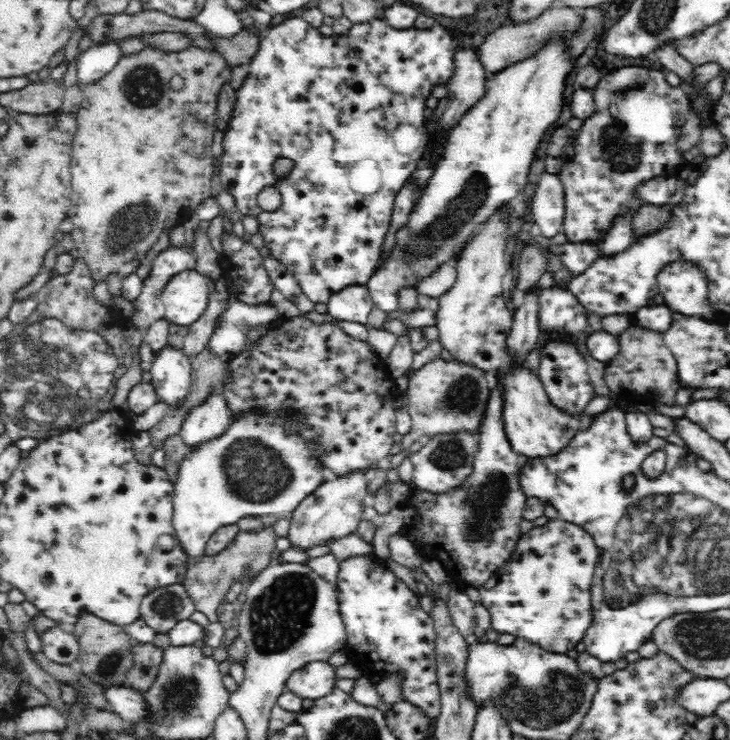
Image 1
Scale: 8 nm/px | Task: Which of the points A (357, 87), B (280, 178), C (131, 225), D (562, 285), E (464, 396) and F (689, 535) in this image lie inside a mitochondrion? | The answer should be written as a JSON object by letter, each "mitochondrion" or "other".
{"A":"other","B":"other","C":"mitochondrion","D":"other","E":"mitochondrion","F":"mitochondrion"}

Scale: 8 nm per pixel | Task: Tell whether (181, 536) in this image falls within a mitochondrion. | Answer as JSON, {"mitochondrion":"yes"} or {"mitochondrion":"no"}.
{"mitochondrion":"no"}

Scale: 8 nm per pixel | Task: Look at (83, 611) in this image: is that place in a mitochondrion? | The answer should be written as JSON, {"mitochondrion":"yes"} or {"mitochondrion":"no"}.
{"mitochondrion":"no"}

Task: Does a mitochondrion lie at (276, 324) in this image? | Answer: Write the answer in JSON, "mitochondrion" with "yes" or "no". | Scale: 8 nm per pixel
{"mitochondrion":"no"}

